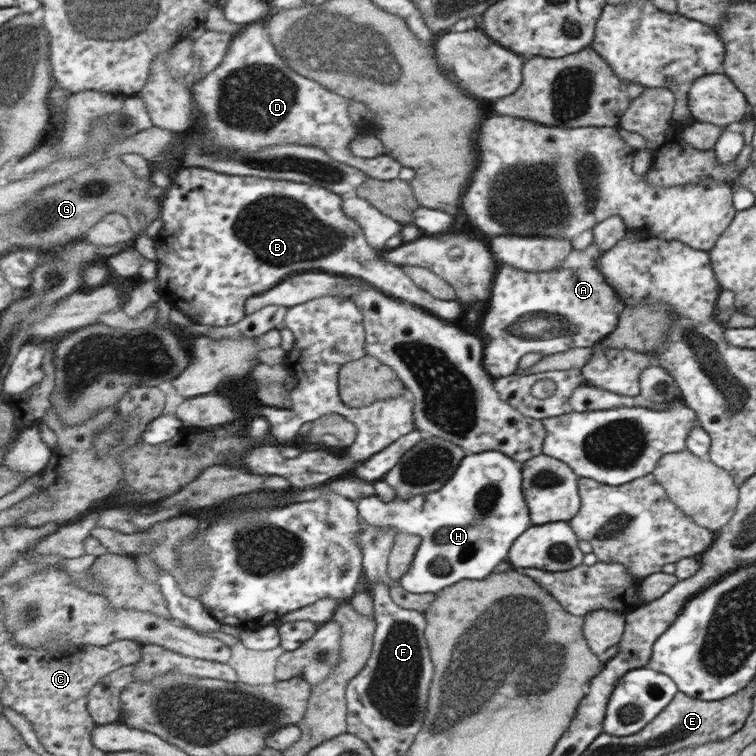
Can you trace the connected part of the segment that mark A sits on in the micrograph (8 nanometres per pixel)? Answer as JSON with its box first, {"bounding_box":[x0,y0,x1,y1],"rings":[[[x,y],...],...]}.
{"bounding_box":[479,241,625,379],"rings":[[[592,241],[583,250],[573,249],[561,267],[546,272],[526,272],[510,265],[502,265],[494,283],[493,302],[479,320],[480,332],[484,334],[484,368],[493,379],[501,379],[517,373],[522,356],[531,352],[558,354],[571,348],[592,347],[606,339],[616,327],[620,314],[625,310],[621,297],[606,282],[602,271],[597,268],[603,250]]]}

